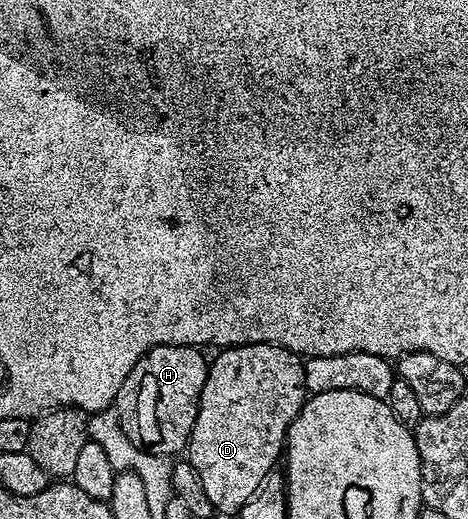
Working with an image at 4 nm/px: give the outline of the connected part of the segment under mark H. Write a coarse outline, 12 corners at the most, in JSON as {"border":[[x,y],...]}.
{"border":[[156,345],[114,402],[134,447],[187,450],[209,362]]}

